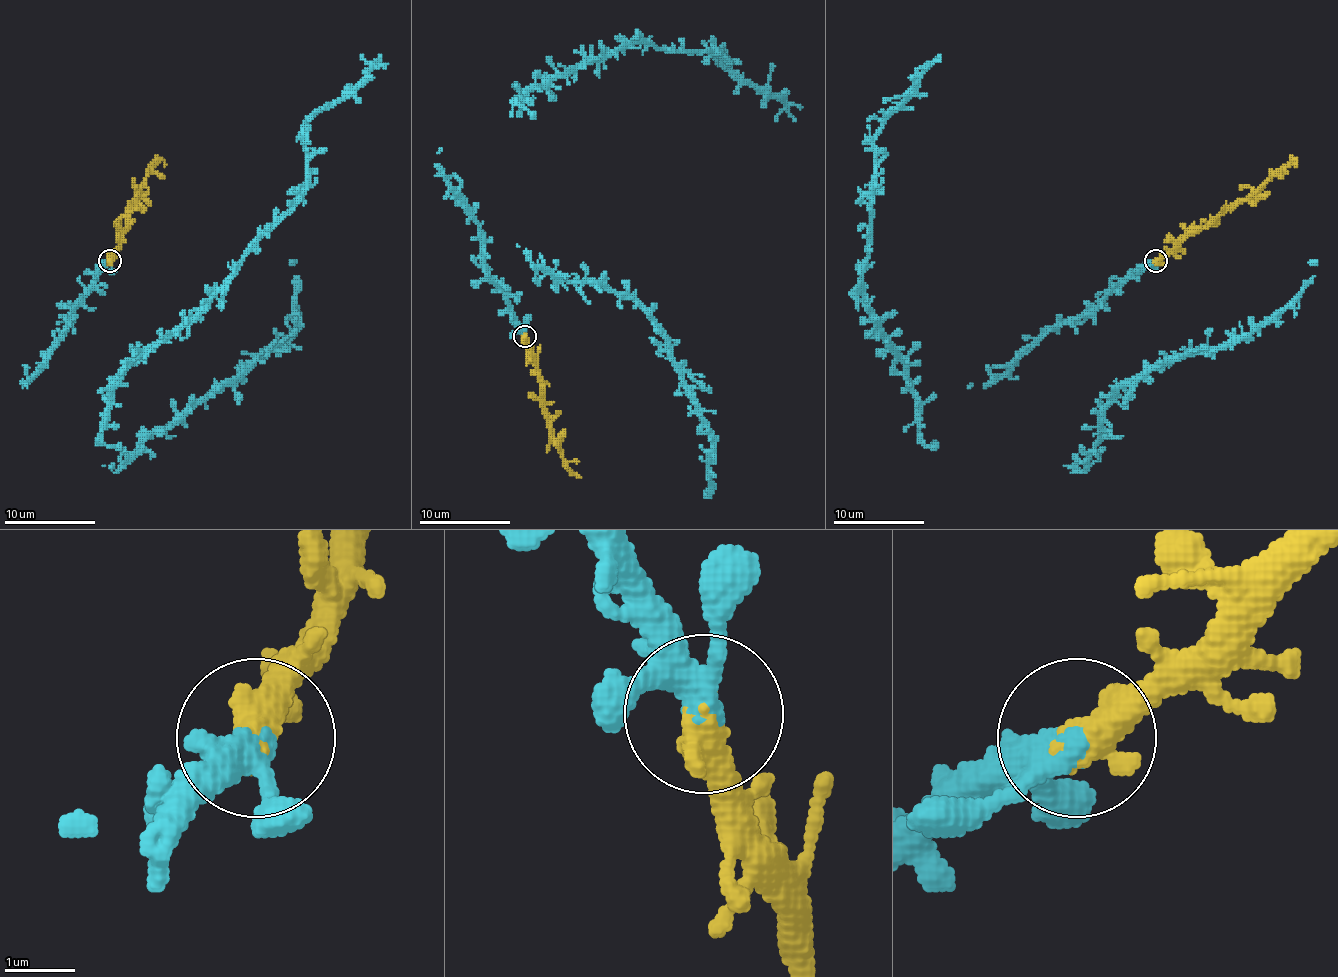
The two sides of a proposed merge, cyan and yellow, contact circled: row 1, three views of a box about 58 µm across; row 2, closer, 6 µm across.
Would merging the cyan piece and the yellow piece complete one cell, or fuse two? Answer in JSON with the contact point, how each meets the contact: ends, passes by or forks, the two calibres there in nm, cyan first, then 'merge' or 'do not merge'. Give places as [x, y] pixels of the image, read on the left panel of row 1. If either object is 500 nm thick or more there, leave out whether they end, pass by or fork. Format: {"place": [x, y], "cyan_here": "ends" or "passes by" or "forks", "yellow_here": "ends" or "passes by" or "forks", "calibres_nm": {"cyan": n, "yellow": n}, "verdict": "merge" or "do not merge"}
{"place": [110, 261], "calibres_nm": {"cyan": 360, "yellow": 600}, "verdict": "merge"}

